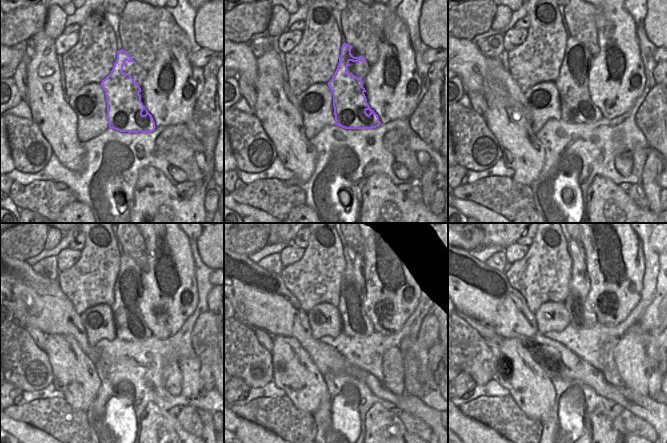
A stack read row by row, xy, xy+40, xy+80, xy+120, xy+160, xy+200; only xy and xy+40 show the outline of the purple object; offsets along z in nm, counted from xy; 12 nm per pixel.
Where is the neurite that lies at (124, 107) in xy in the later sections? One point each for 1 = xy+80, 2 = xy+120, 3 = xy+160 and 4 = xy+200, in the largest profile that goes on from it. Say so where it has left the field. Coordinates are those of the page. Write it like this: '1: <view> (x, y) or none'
1: xy+80 (574, 95)
2: xy+120 (129, 325)
3: xy+160 (355, 323)
4: xy+200 (582, 318)

